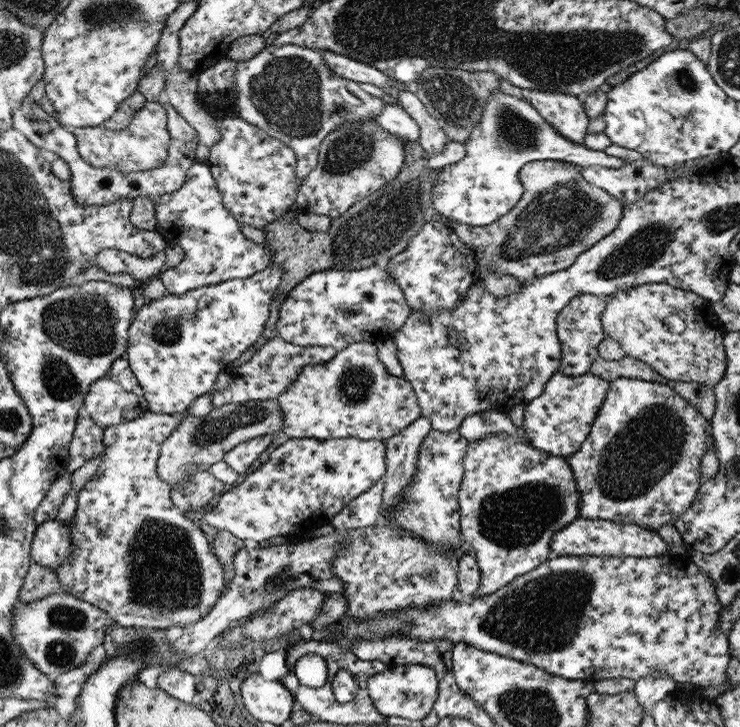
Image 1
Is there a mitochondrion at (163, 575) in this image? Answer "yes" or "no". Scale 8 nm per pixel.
yes

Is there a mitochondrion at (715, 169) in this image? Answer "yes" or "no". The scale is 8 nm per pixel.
no

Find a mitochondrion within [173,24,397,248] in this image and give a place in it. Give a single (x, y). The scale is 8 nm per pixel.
(285, 92)

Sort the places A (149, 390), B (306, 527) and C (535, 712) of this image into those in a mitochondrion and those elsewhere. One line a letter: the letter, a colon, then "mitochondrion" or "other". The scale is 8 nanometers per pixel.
A: other
B: other
C: mitochondrion

